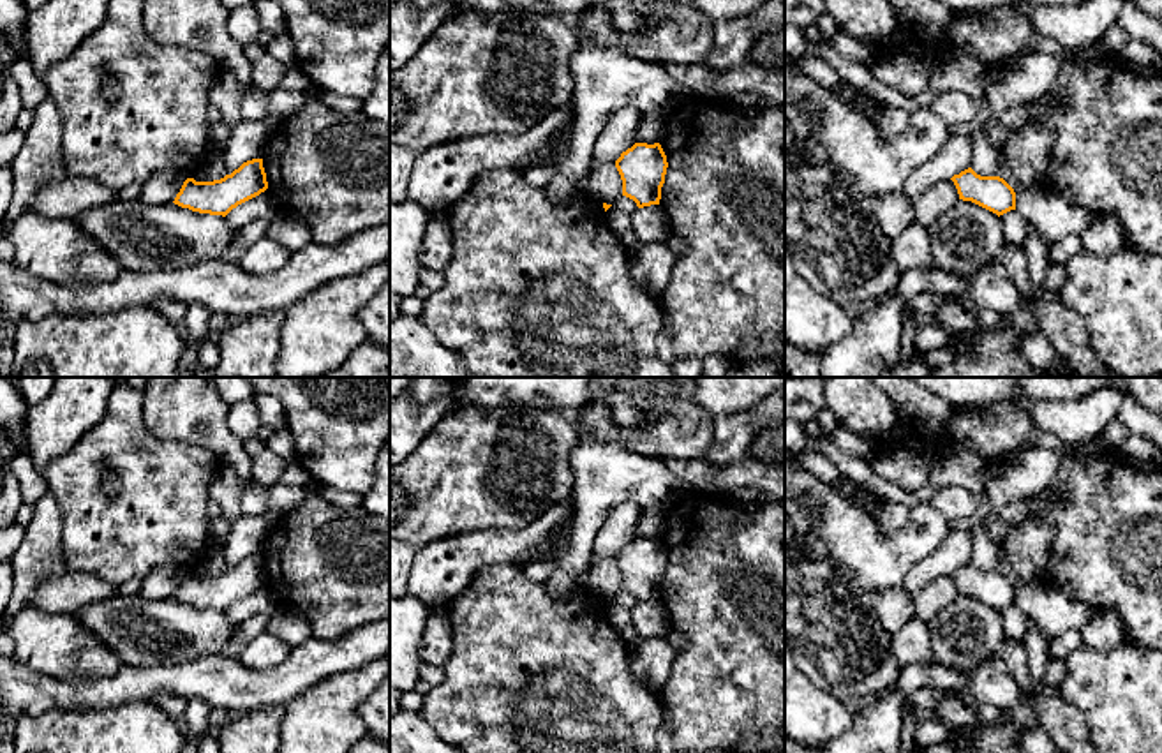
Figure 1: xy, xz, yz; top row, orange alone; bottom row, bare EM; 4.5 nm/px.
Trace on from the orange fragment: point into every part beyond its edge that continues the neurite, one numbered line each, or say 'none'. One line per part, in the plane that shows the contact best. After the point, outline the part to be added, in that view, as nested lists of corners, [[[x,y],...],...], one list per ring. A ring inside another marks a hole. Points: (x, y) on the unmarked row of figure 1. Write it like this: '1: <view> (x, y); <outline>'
none

